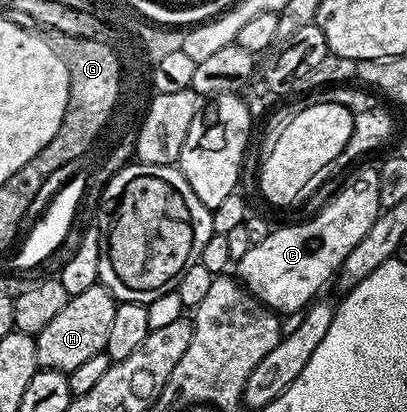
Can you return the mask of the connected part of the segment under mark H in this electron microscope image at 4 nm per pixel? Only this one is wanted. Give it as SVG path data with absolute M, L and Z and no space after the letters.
M99 281L83 293L71 296L66 309L62 309L62 313L58 313L58 317L54 317L54 321L50 321L50 325L46 325L42 333L35 335L37 364L49 371L67 373L78 369L78 365L84 364L88 358L105 354L104 346L114 322L117 302Z

